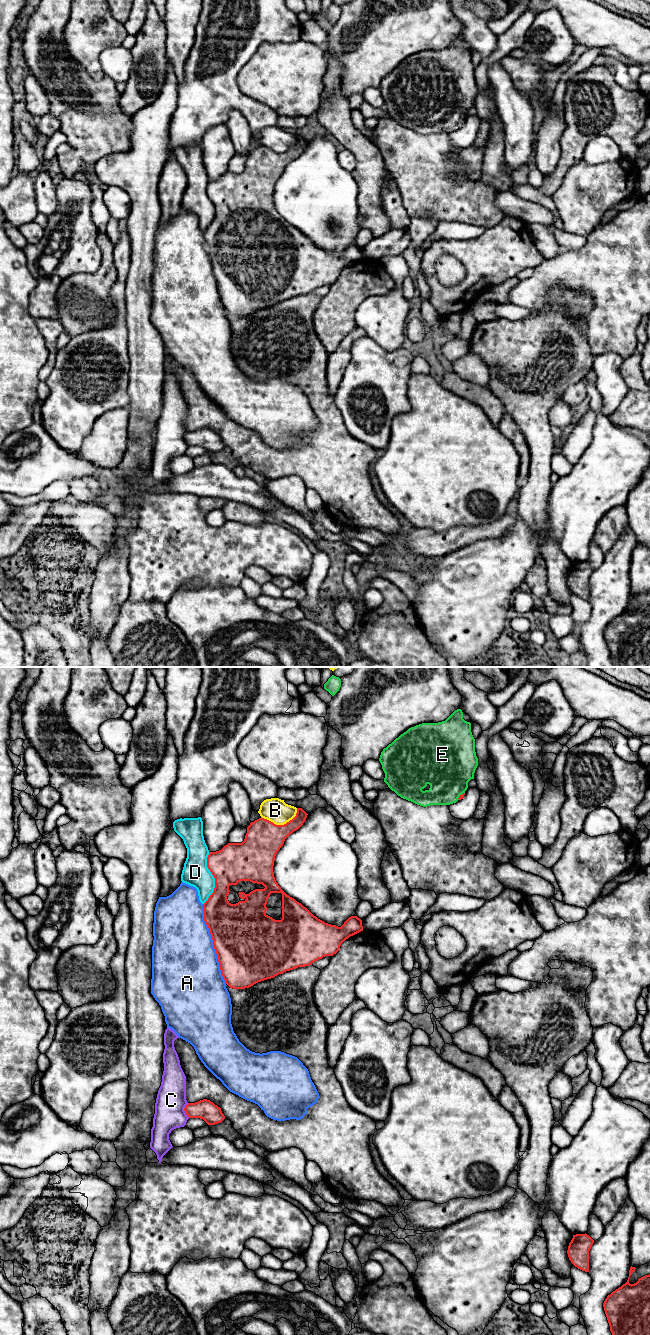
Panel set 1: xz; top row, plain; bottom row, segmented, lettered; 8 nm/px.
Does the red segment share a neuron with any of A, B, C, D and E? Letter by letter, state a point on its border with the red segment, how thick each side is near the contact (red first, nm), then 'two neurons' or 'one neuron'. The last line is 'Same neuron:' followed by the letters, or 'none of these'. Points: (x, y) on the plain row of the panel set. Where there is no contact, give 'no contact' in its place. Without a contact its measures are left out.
A: xz (213, 272) | 500/480 nm | two neurons
B: xz (281, 153) | 300/190 nm | two neurons
C: xz (184, 438) | 160/240 nm | two neurons
D: xz (214, 205) | 320/220 nm | two neurons
E: xz (460, 123) | 30/400 nm | one neuron
Same neuron: E

